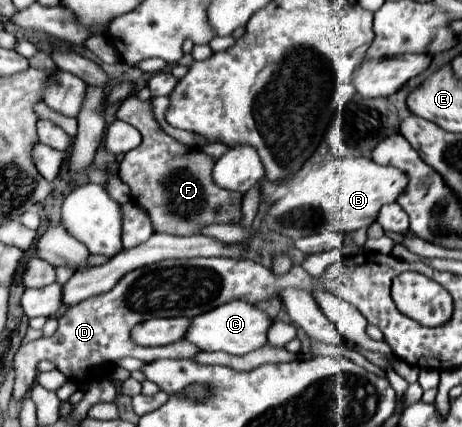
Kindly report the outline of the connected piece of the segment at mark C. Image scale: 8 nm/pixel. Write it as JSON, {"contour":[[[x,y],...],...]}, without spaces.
{"contour":[[[233,300],[223,306],[217,306],[205,314],[199,314],[197,318],[191,318],[191,326],[185,334],[185,340],[195,344],[203,352],[227,352],[227,354],[247,354],[267,342],[267,330],[271,326],[271,320],[261,312],[257,306]]]}

